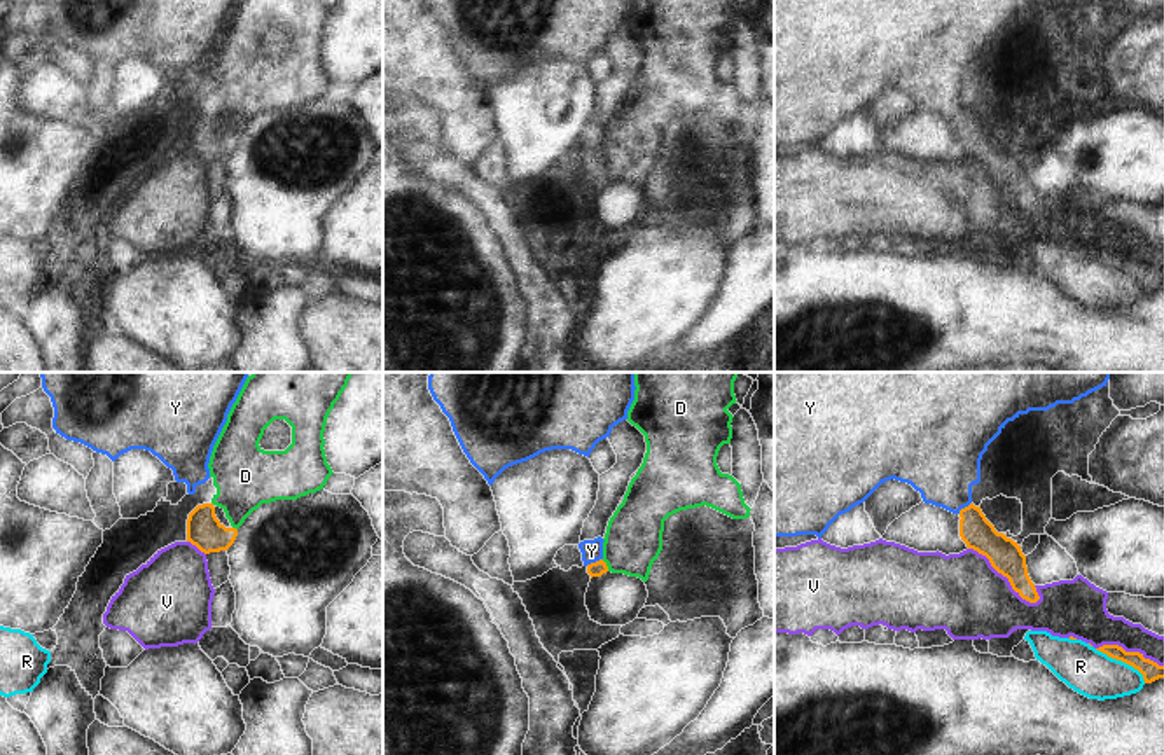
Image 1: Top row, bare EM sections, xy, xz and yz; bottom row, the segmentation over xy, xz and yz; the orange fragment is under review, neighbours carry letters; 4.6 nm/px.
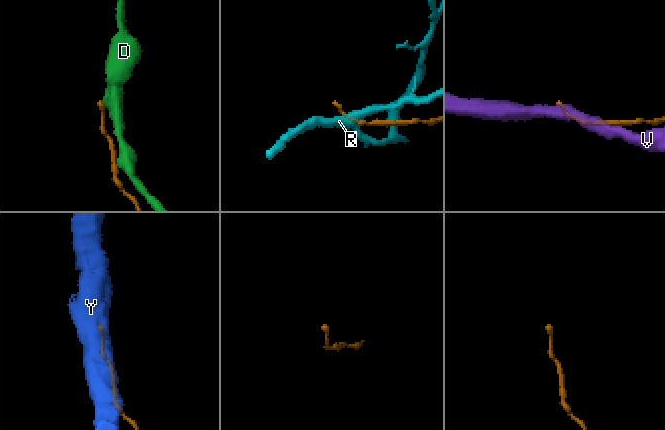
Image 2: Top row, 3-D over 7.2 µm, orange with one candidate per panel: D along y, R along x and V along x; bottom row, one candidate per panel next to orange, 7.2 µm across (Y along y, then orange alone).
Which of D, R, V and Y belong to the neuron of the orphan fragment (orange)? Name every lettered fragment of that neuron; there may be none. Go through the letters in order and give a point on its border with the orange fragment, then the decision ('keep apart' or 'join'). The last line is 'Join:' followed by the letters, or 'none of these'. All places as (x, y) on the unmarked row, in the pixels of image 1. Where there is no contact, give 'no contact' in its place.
D: meets orange in xz at (605, 173); keep apart
R: meets orange in yz at (1122, 270); keep apart
V: meets orange in yz at (1005, 184); keep apart
Y: meets orange in xz at (593, 172); join
Join: Y

